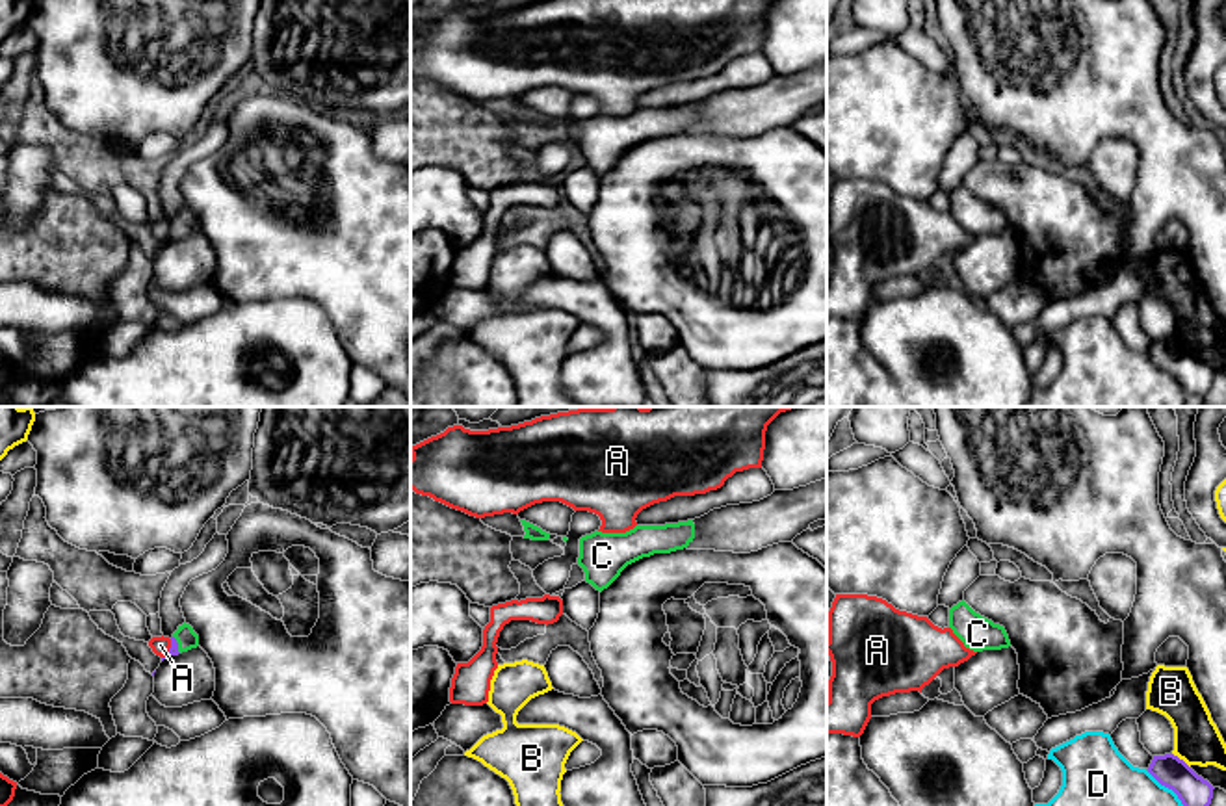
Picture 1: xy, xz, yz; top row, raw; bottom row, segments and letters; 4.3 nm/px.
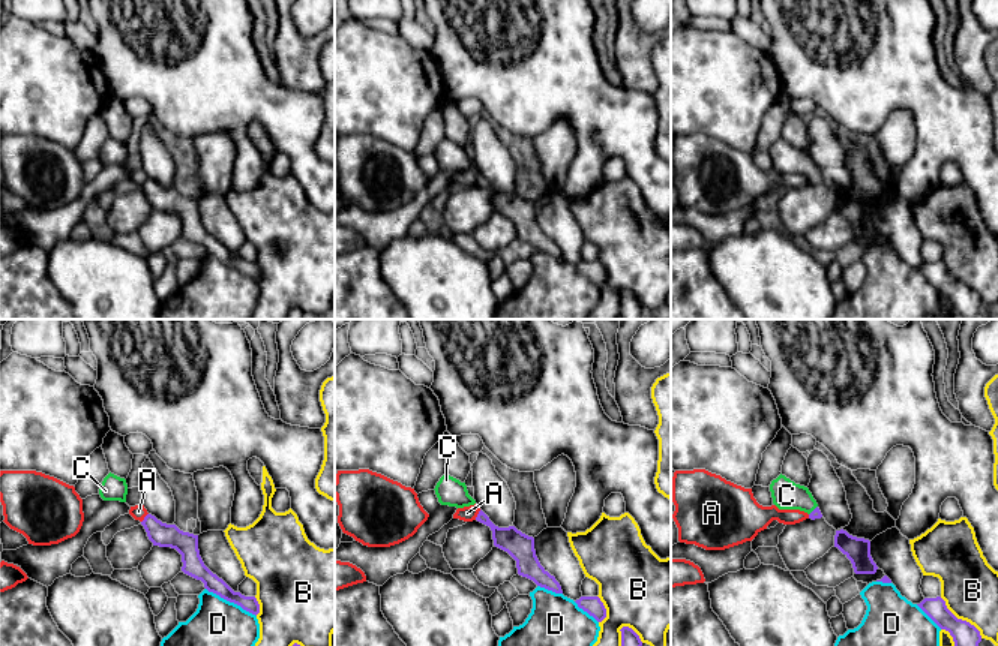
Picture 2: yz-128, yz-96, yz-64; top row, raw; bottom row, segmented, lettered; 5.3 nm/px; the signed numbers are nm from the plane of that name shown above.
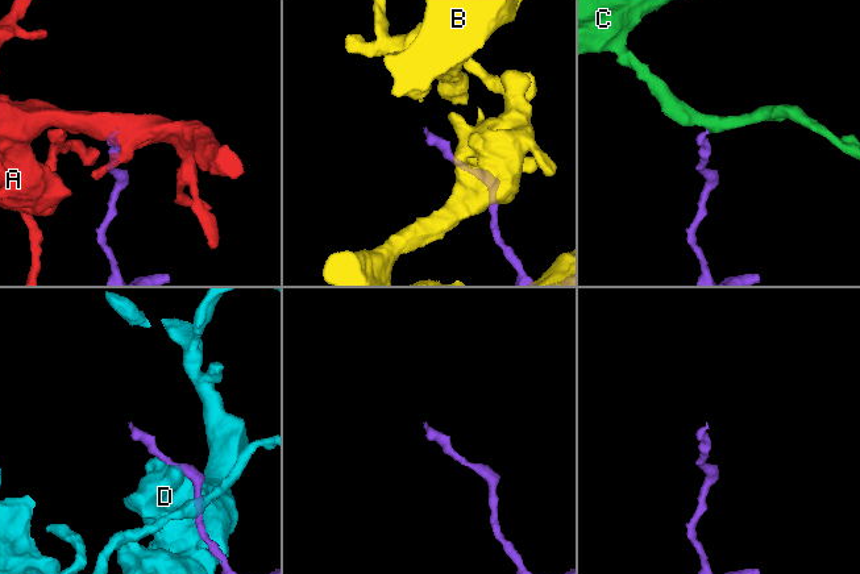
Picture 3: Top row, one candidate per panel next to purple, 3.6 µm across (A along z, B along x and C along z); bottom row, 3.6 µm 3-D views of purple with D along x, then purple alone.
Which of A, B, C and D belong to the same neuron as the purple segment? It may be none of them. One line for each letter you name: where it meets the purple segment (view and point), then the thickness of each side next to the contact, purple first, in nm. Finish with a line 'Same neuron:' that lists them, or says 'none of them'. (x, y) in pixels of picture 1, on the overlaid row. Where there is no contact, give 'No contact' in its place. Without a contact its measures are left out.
Same neuron: none of them

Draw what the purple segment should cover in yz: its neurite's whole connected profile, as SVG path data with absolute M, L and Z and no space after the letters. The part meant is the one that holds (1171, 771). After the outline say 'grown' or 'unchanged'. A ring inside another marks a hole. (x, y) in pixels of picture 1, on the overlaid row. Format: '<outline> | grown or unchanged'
M1174 754L1154 756L1148 773L1172 789L1183 806L1209 806L1213 786Z | unchanged

